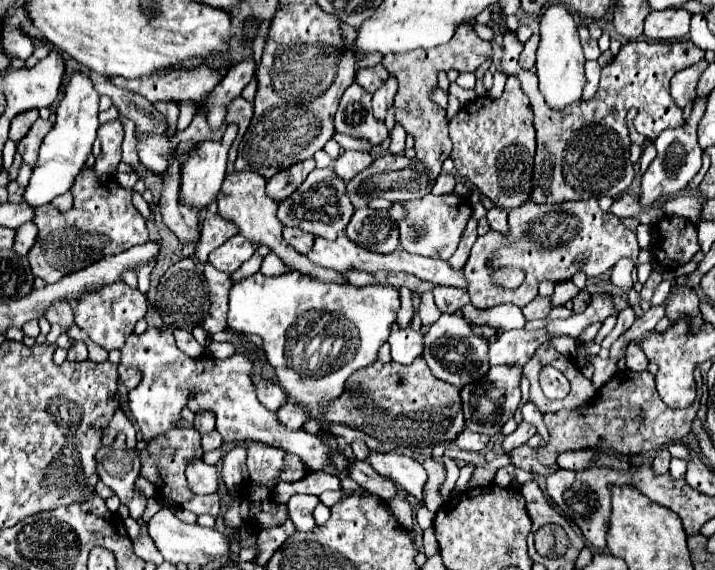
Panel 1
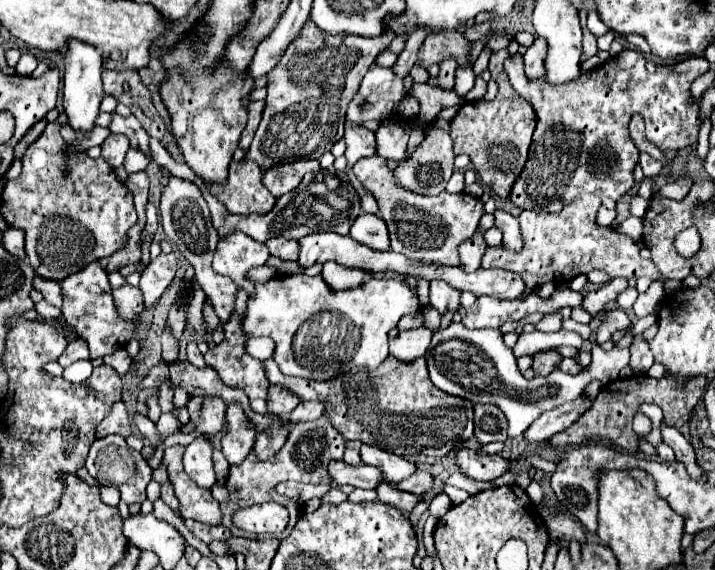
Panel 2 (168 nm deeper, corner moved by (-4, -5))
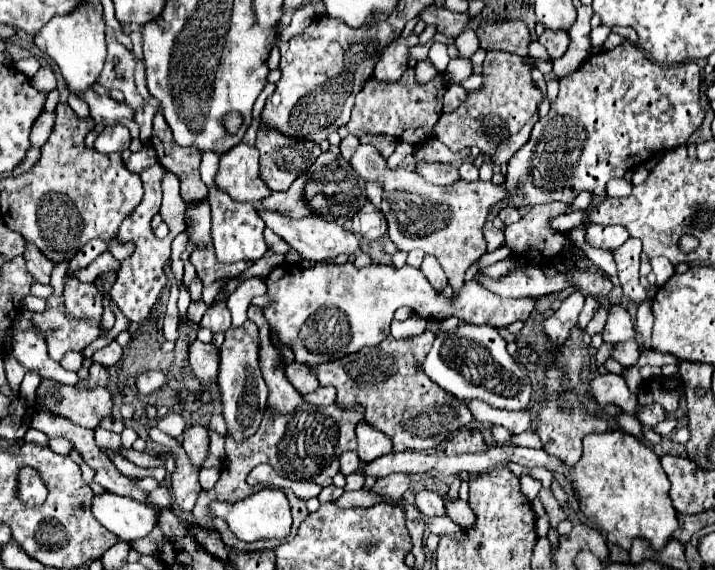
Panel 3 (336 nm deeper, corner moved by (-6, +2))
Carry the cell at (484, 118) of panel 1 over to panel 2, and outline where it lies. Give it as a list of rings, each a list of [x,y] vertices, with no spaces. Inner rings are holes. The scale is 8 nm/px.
[[[500,50],[490,56],[488,70],[498,84],[498,94],[494,102],[466,102],[450,120],[454,154],[468,154],[472,158],[472,166],[482,178],[482,184],[488,186],[498,198],[508,198],[508,188],[512,188],[512,182],[516,182],[516,174],[520,174],[520,170],[524,168],[532,142],[532,132],[536,126],[536,114],[532,110],[532,104],[516,94],[516,90],[508,82],[508,76],[504,72],[506,58],[508,50]]]

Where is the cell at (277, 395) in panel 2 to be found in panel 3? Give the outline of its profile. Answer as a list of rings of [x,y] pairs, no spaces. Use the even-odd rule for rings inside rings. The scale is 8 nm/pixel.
[[[290,363],[290,365],[286,365],[284,373],[286,373],[286,379],[292,383],[292,387],[300,395],[308,395],[310,391],[318,389],[318,379],[316,379],[316,375],[306,365]]]

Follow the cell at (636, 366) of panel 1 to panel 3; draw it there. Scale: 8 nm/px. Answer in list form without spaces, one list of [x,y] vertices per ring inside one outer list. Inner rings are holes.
[[[610,307],[608,321],[606,321],[602,337],[608,343],[636,339],[634,323],[632,323],[632,319],[630,319],[630,315],[628,315],[628,311],[624,307]]]

